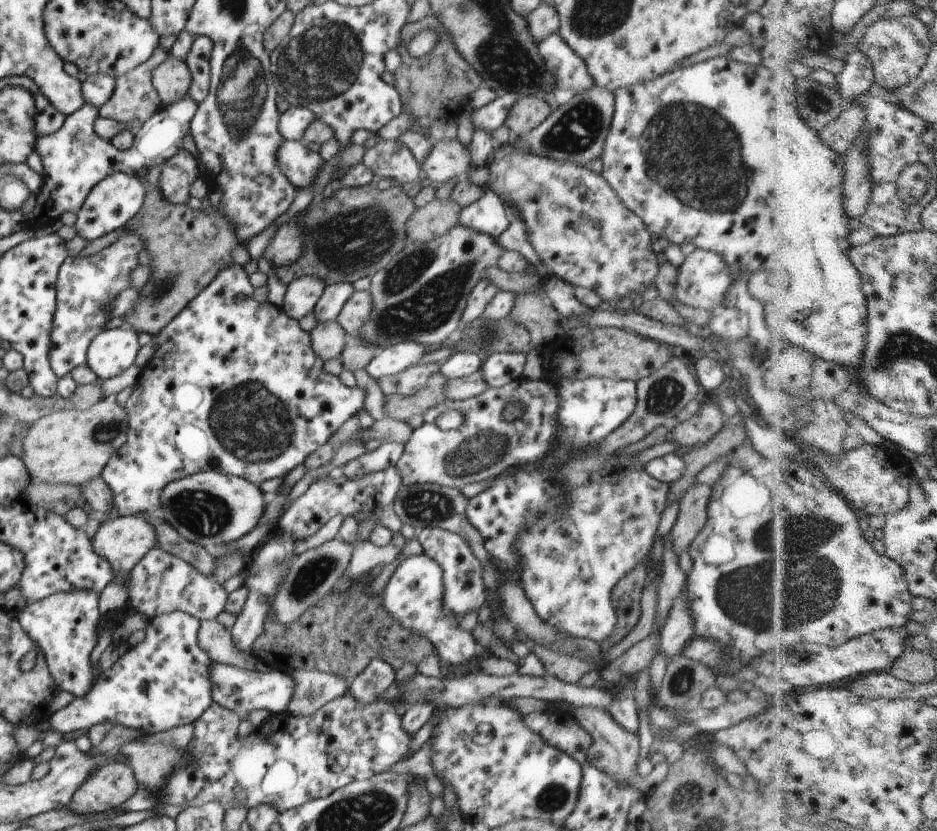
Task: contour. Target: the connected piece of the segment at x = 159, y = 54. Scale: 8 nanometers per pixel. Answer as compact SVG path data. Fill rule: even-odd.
M158 46L149 60L140 64L140 66L136 66L134 70L130 70L130 72L126 72L126 74L118 76L115 79L114 92L112 92L110 100L108 100L104 106L100 106L99 117L118 120L118 122L126 124L128 129L132 132L142 128L148 118L151 118L162 109L163 104L160 100L160 96L158 96L158 92L156 92L154 86L152 86L152 70L154 70L156 66L160 66L166 58L168 58L168 55L163 48Z

